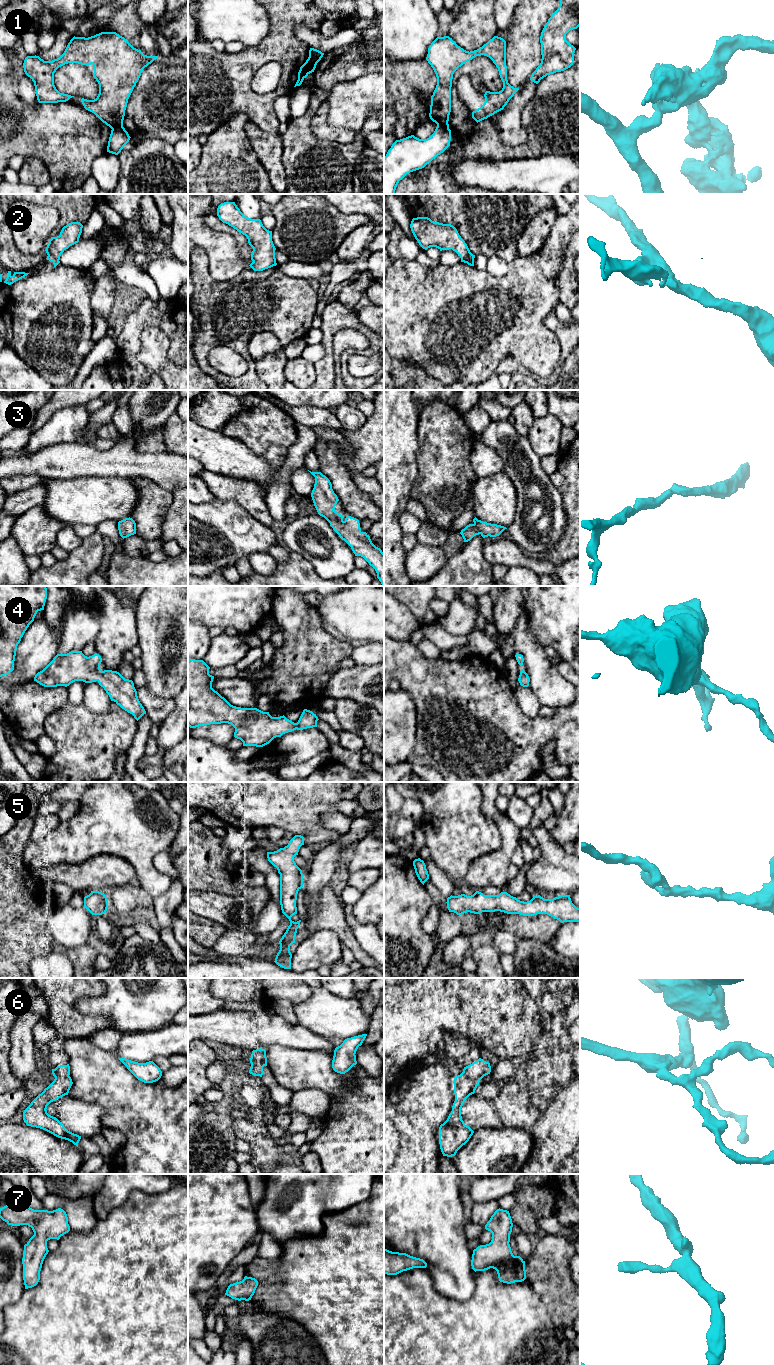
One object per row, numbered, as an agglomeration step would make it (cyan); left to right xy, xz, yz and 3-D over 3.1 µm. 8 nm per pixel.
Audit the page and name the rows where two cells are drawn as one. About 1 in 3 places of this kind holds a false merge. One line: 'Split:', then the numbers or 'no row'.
Split: 1

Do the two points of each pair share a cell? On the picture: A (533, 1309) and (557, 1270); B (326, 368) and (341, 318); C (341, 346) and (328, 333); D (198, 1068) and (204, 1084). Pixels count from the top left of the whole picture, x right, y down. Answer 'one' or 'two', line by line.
A: two
B: one
C: two
D: one

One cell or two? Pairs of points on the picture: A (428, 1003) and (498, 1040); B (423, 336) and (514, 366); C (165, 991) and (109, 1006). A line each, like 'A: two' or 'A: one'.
A: one
B: two
C: one

